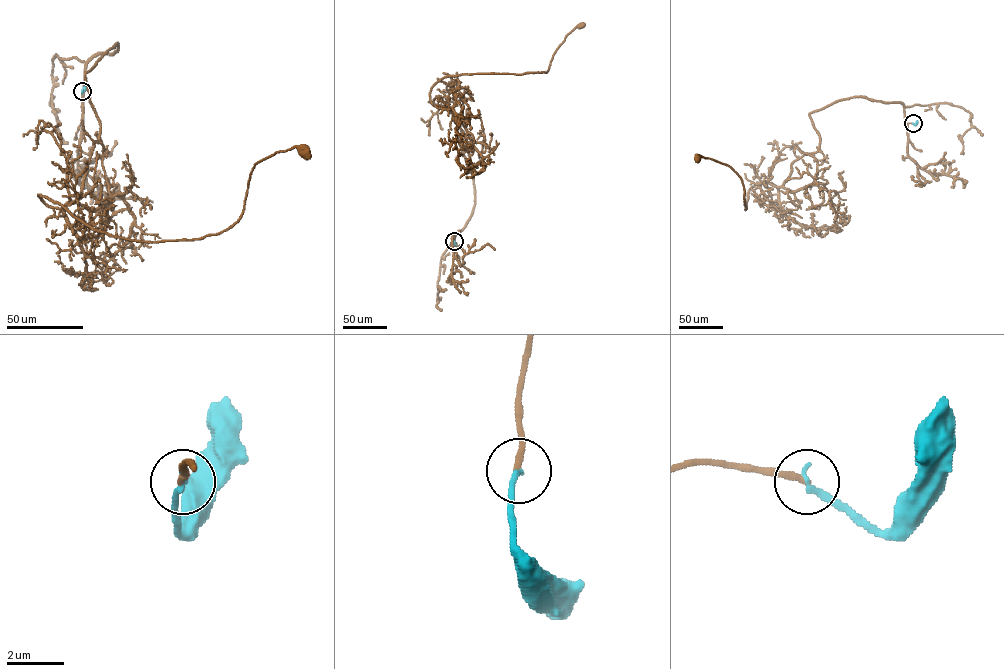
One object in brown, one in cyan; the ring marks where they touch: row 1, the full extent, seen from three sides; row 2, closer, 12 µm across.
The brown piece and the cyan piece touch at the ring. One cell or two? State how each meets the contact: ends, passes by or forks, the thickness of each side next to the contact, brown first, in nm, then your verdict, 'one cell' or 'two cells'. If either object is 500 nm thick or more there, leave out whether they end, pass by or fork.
brown ends there; cyan ends there; 240 nm thick on the brown side, 220 nm on the other; one cell

